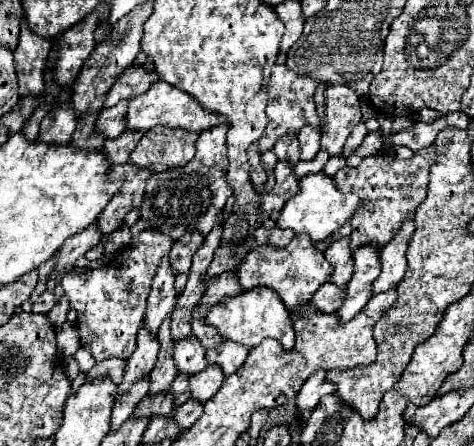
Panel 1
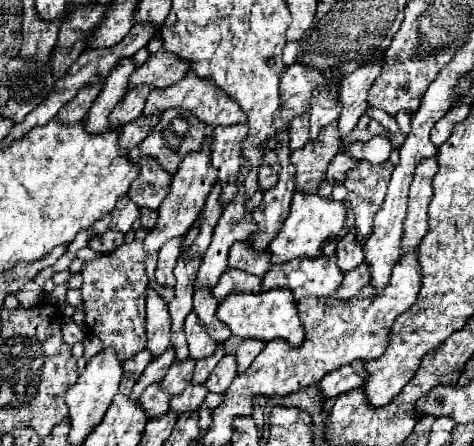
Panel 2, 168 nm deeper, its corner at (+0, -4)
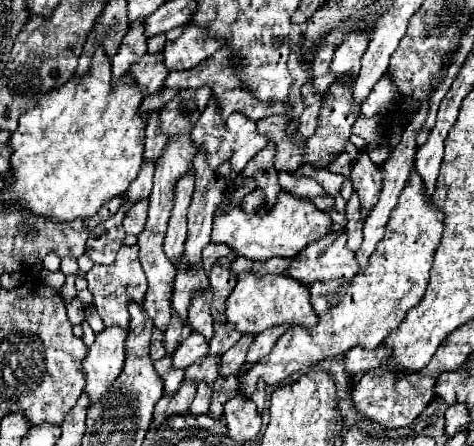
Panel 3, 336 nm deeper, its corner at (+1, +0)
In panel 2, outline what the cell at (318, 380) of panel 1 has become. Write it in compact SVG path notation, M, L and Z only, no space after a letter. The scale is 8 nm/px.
M354 361L346 367L340 367L338 371L332 371L320 381L320 391L324 393L324 399L330 401L342 393L348 393L350 389L362 387L366 377L364 361Z

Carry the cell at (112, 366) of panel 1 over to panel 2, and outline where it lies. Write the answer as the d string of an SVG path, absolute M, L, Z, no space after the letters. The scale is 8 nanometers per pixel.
M142 349L140 353L136 353L132 359L124 361L122 365L124 365L124 371L126 371L126 373L136 373L136 375L140 375L150 361L152 361L152 353L150 353L148 349Z

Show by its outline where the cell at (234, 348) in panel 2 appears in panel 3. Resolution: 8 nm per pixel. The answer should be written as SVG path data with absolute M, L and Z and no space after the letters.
M273 327L273 329L269 329L269 331L261 331L261 335L255 335L255 339L253 339L253 343L251 343L249 351L247 351L245 361L247 361L247 363L259 361L263 355L267 355L267 353L273 349L275 341L277 341L283 333L285 333L285 327Z

